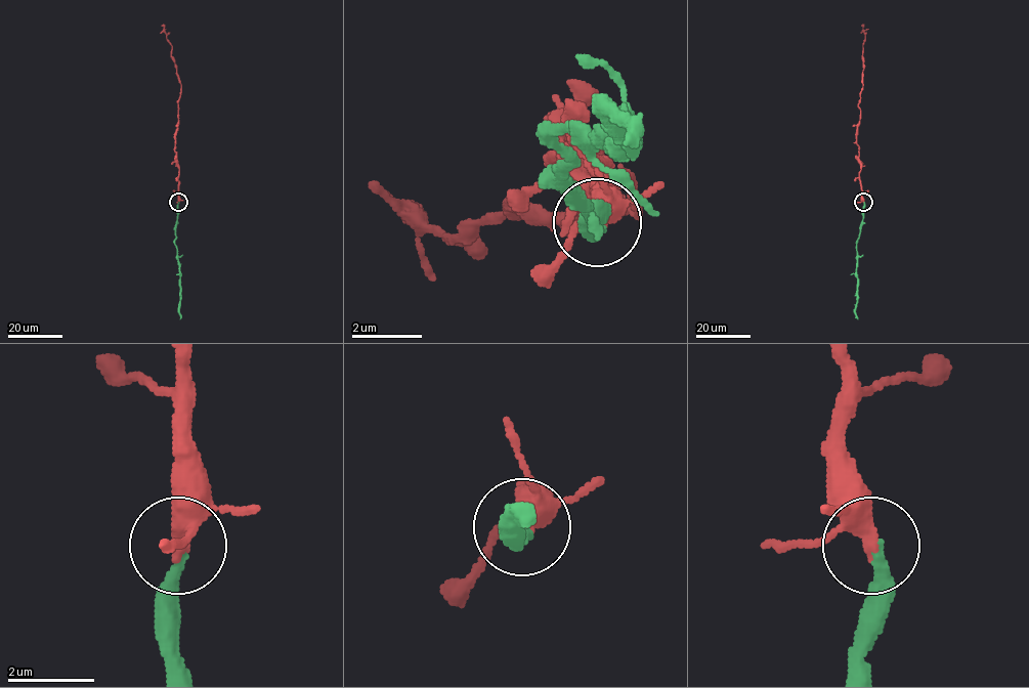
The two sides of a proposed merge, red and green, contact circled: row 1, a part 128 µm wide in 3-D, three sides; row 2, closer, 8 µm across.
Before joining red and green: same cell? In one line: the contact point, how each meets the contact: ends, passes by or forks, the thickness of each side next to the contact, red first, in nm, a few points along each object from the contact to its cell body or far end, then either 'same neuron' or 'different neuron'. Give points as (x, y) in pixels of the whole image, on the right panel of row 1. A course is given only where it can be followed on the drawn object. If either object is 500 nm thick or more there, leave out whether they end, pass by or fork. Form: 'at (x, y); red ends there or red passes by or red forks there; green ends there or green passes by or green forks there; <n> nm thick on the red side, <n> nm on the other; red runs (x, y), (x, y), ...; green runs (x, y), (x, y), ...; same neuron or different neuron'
at (863, 202); red passes by; green ends there; 340 nm thick on the red side, 280 nm on the other; red runs (864, 203), (856, 131), (863, 83), (864, 31), (861, 25); green runs (864, 203), (857, 242), (855, 315), (857, 319); same neuron

